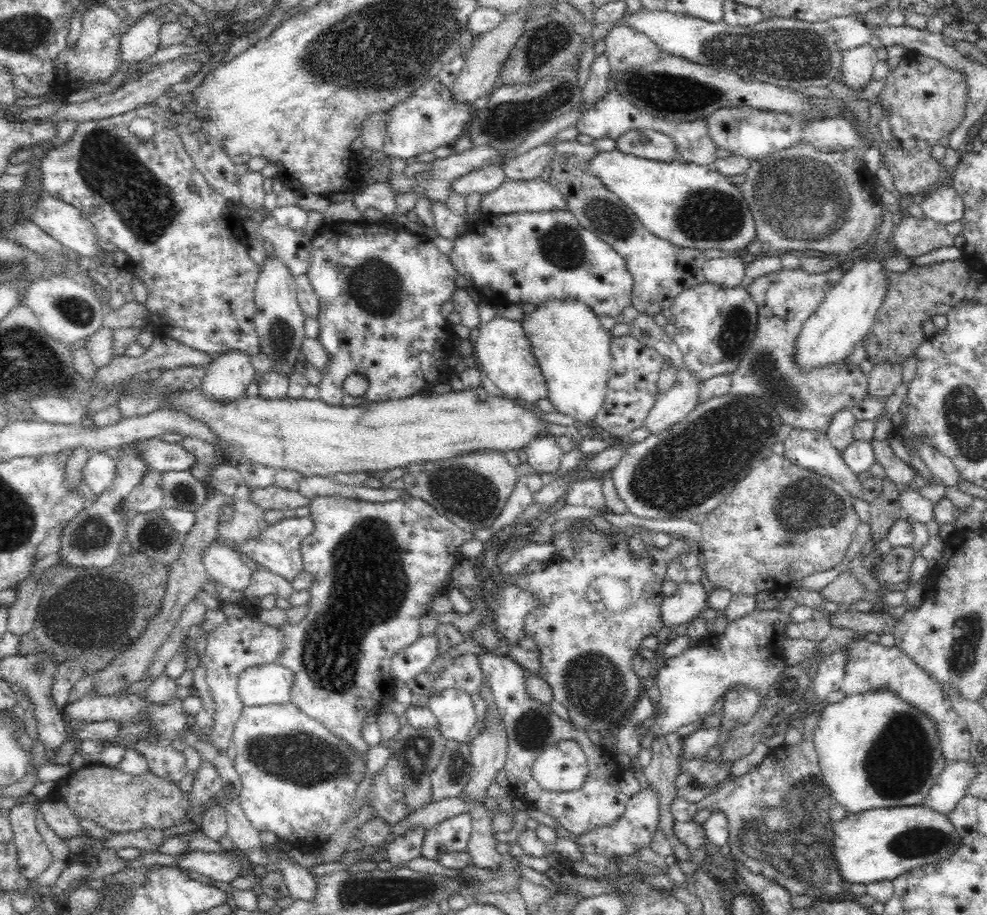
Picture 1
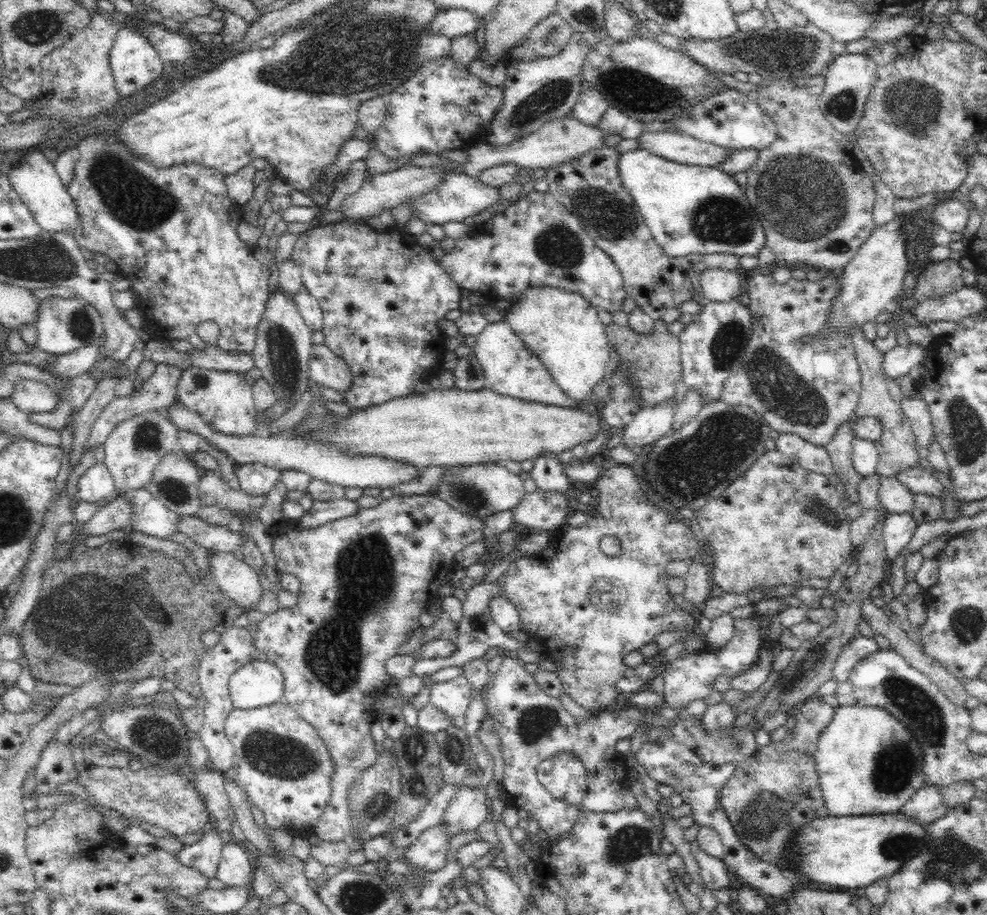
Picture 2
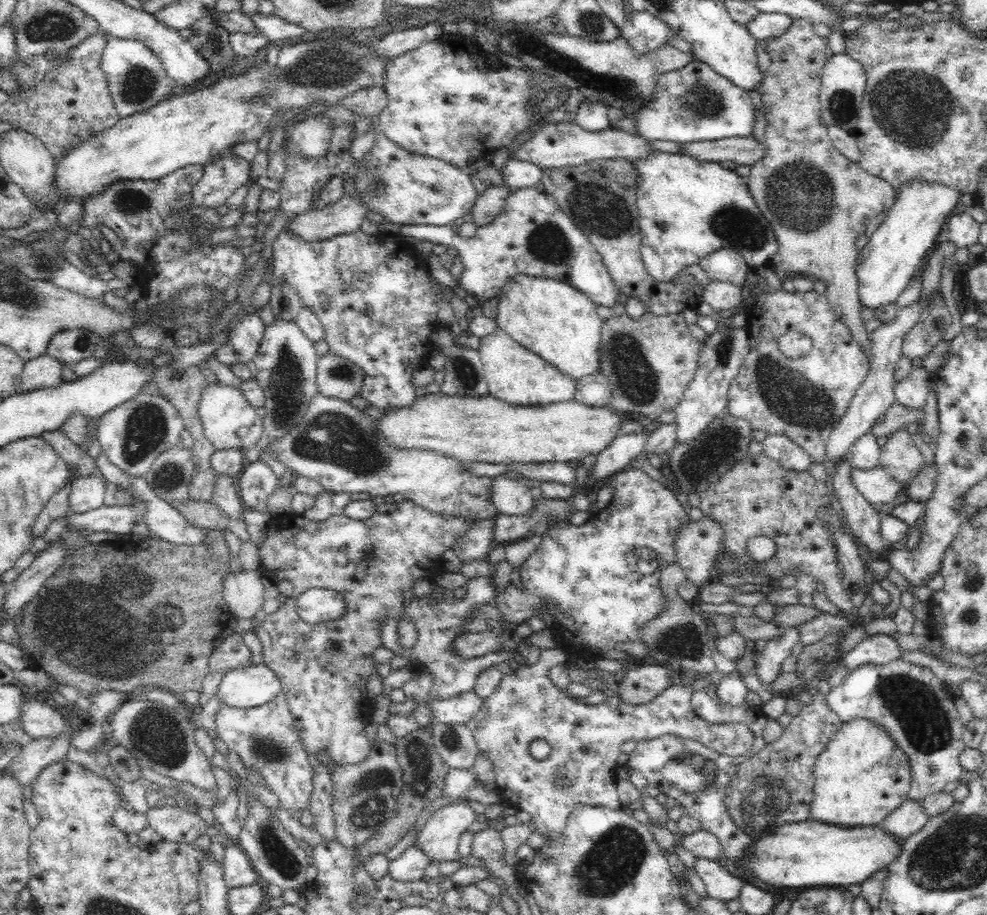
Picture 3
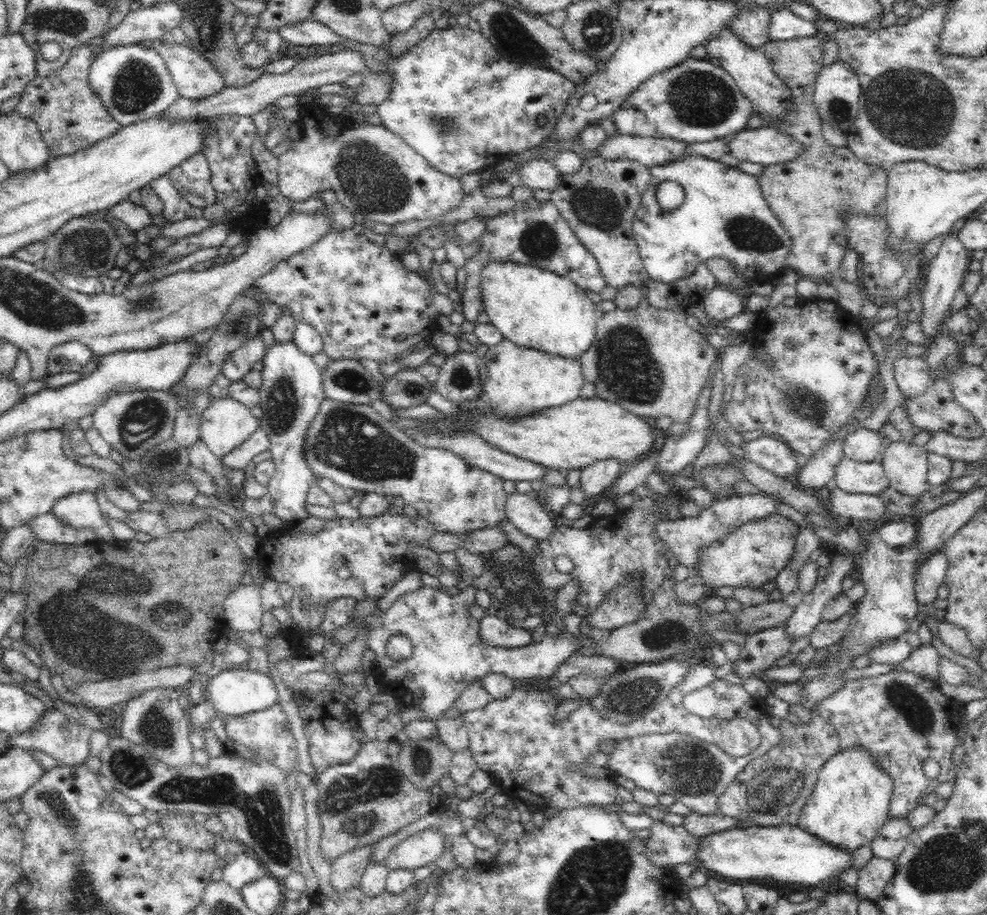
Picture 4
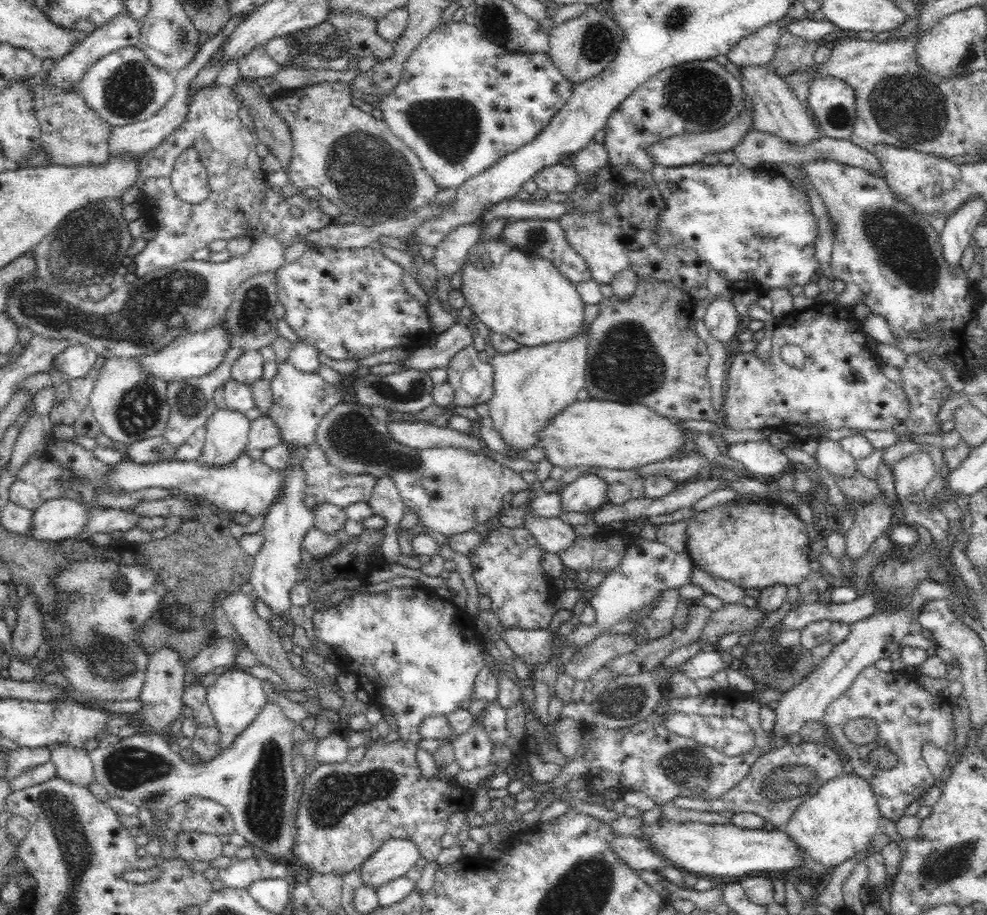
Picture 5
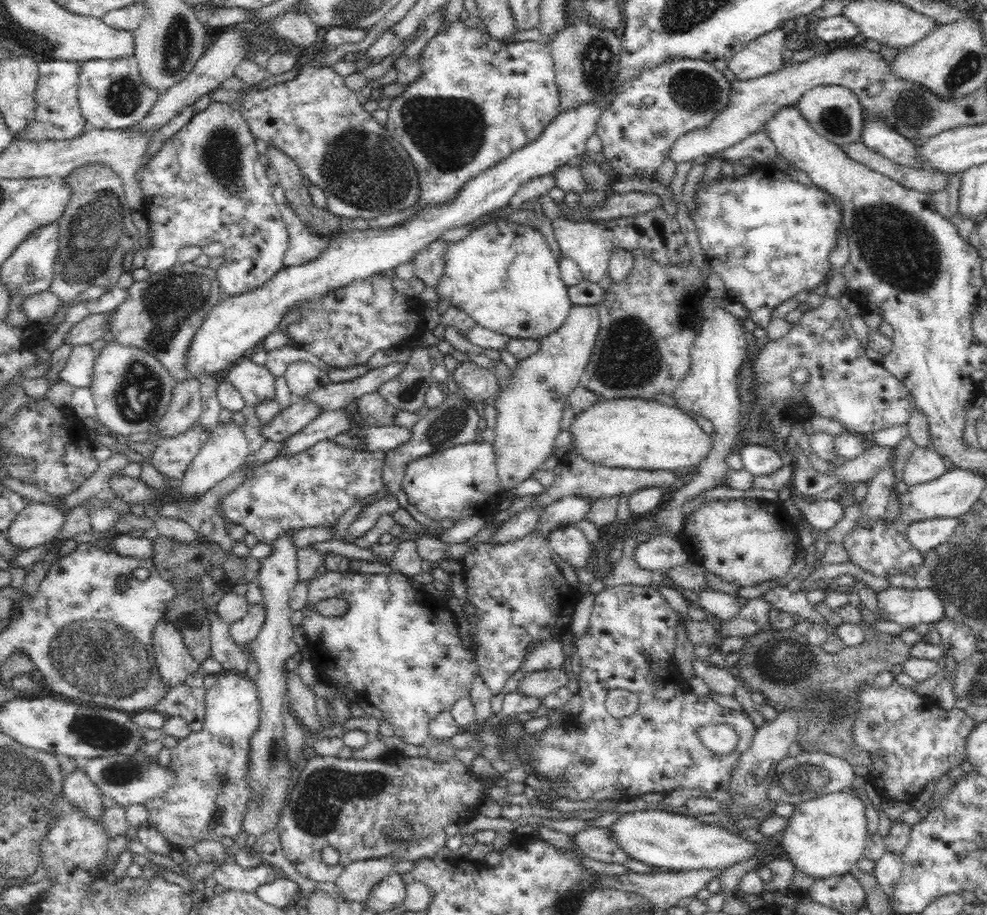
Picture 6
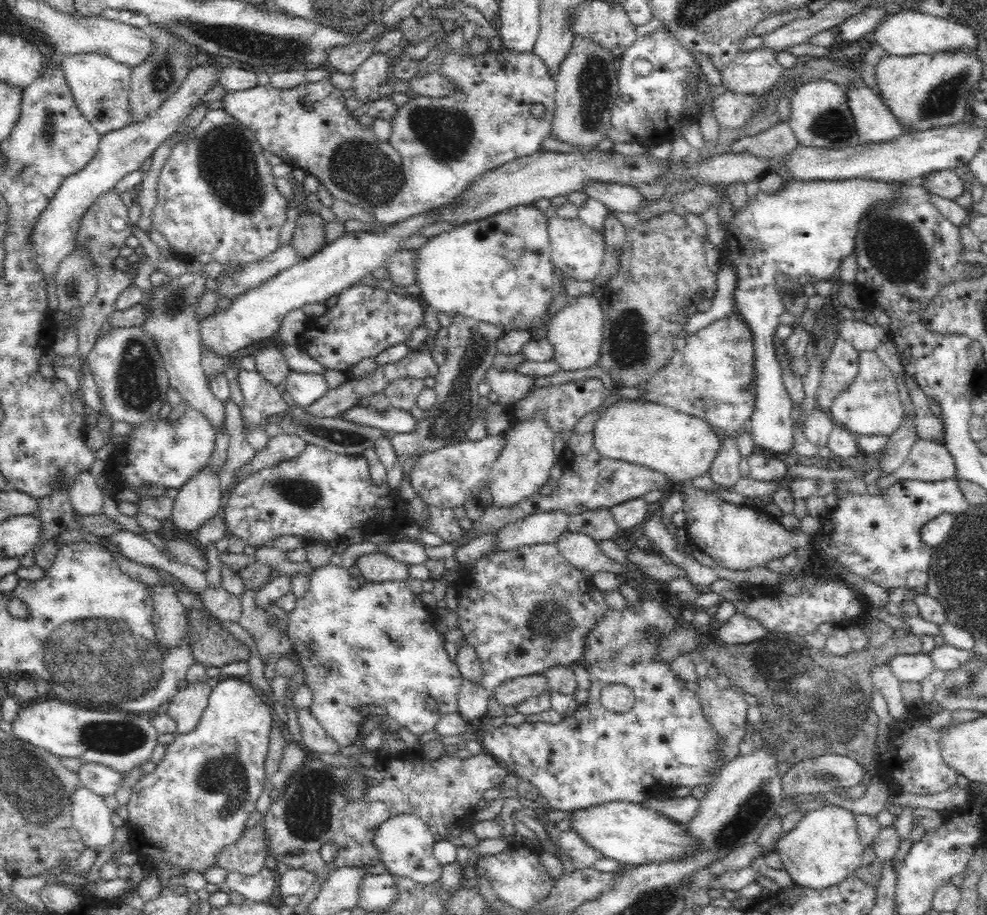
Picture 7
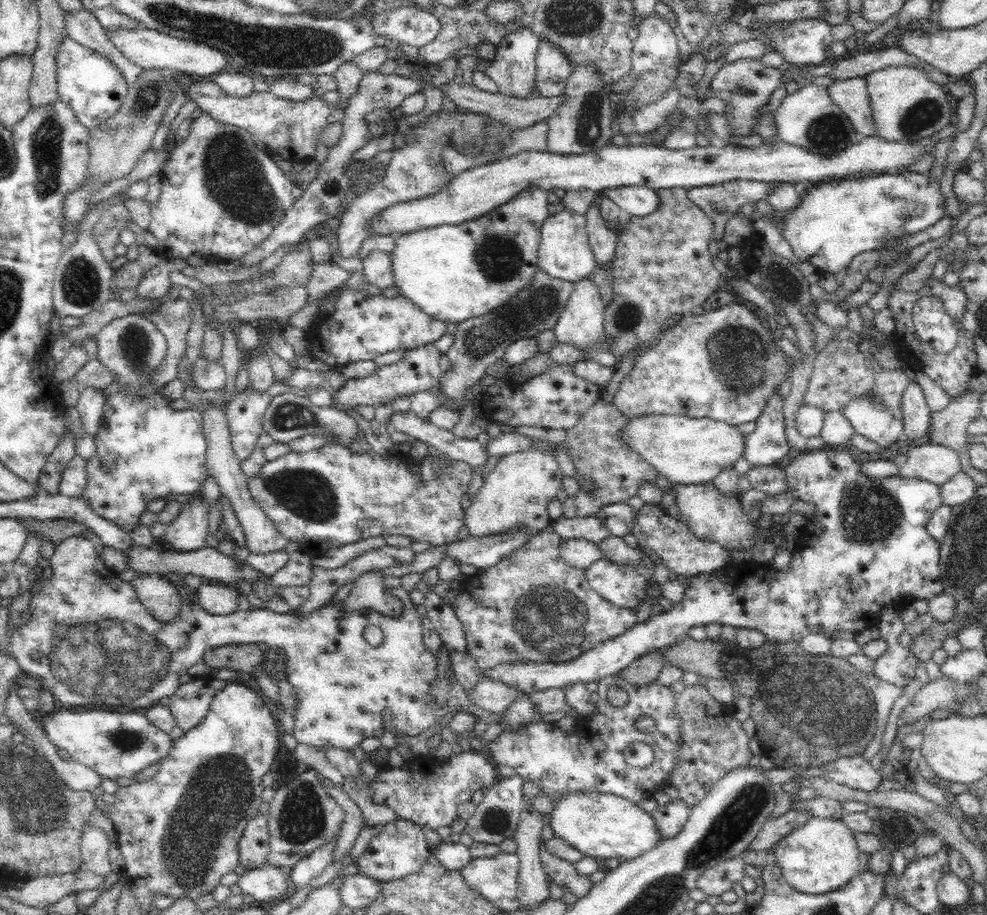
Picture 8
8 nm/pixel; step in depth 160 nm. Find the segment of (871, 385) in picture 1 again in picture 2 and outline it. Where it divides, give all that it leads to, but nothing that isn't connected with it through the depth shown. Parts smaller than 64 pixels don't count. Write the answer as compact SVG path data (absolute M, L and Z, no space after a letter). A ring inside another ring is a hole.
M896 346L884 354L883 367L884 375L896 380L901 376L907 375L911 368L918 365L927 354L928 348L920 346Z

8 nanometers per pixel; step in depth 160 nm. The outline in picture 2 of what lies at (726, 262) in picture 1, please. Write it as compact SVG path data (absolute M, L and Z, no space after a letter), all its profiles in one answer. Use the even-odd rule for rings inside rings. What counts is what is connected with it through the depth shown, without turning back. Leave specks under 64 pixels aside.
M706 268L700 276L701 290L707 301L726 302L732 298L741 298L744 281L742 271L718 268Z

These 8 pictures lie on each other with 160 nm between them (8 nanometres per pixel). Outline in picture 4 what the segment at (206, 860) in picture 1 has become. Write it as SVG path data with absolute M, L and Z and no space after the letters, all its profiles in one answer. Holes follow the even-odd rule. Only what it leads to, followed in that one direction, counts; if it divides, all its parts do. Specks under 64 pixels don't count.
M249 851L229 856L223 867L223 881L239 891L245 884L268 876L266 869Z

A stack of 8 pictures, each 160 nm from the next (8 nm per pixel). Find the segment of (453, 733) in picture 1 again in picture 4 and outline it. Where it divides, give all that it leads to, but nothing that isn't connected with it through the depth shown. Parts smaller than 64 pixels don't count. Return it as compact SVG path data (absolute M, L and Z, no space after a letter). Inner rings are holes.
M428 585L416 590L406 591L406 594L398 597L385 613L375 615L371 613L365 620L358 624L359 628L366 626L368 634L368 648L376 652L376 662L374 673L378 680L380 689L389 691L397 701L405 705L406 709L422 709L433 719L440 719L442 712L451 709L457 702L460 694L468 689L468 686L481 682L488 673L505 674L508 678L516 678L521 682L543 683L553 677L554 670L568 658L576 654L576 650L581 647L580 642L569 633L561 637L550 637L544 635L537 643L524 644L524 646L514 646L514 648L502 648L490 646L482 643L478 637L480 622L470 615L468 610L477 605L476 593L479 591L474 585L463 587L458 594L449 594L442 588L433 588ZM390 634L404 634L413 644L413 653L410 658L404 660L391 659L386 653L386 642Z

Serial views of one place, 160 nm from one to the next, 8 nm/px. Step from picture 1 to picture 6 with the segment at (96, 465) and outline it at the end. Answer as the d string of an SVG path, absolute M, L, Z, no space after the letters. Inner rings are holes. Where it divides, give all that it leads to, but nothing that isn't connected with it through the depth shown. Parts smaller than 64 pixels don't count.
M27 502L5 535L16 548L24 550L53 542L63 529L67 513L59 506Z

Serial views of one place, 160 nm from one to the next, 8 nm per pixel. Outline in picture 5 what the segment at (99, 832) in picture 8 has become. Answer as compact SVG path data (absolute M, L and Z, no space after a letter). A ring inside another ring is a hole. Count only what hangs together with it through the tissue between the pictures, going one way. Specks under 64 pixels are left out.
M51 744L46 747L50 752L50 761L56 766L57 776L66 778L80 786L88 786L94 779L94 766L87 746L72 747L72 744Z

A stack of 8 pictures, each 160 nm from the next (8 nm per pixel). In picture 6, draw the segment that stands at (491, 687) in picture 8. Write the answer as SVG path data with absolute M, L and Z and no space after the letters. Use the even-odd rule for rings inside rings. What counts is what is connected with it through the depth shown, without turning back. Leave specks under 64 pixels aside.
M562 666L531 672L522 678L518 692L542 701L548 694L555 692L558 688L568 686L567 672L568 669Z

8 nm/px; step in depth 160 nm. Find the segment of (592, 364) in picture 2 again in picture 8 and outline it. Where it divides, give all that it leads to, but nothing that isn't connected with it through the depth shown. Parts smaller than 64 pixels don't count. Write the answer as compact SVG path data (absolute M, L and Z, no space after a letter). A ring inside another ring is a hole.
M530 189L476 220L397 234L392 273L402 297L444 323L508 309L508 302L541 271L540 234L550 217L547 196L542 189Z

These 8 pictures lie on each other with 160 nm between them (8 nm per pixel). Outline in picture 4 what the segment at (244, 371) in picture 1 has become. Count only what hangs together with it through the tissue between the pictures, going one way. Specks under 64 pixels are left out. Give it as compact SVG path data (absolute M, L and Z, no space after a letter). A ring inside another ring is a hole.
M212 397L208 406L202 410L199 428L199 440L204 441L218 459L228 454L240 443L244 442L258 428L259 419L250 413L250 409L232 398Z

